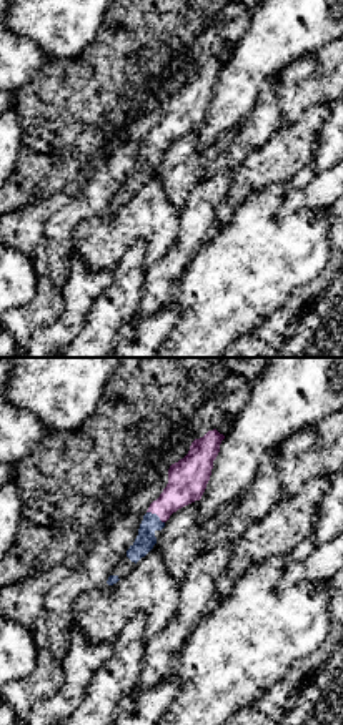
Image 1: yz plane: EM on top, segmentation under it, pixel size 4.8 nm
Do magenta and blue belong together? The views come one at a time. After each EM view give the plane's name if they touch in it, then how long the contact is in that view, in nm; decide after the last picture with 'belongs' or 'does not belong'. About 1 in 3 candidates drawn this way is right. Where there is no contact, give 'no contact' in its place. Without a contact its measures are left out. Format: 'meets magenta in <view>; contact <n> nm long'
meets magenta in yz; contact 110 nm long

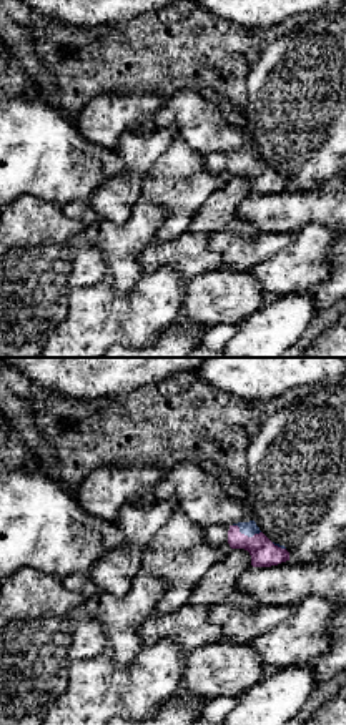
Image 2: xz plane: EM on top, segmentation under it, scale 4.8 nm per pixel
meets magenta in xz; contact 140 nm long

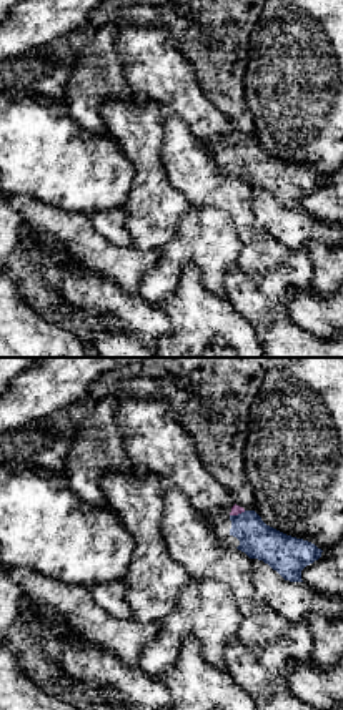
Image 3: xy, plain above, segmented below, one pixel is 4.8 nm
meets magenta in xy; contact 80 nm long

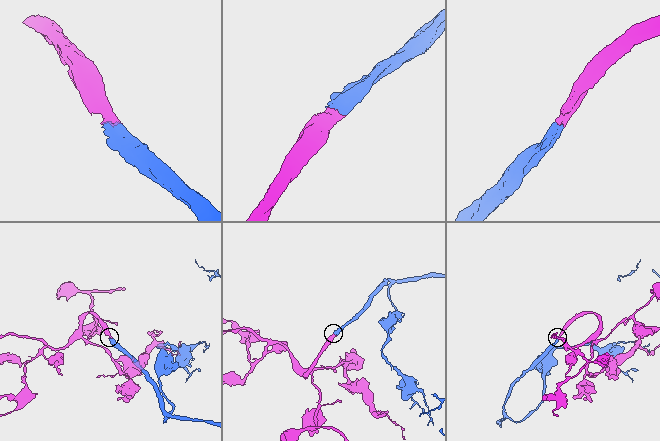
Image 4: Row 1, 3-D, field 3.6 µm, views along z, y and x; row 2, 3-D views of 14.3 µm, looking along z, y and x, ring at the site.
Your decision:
belongs

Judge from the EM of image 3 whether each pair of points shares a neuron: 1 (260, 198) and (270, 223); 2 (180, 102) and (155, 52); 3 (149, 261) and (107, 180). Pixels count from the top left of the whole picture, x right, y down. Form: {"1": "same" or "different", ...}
{"1": "same", "2": "same", "3": "different"}

